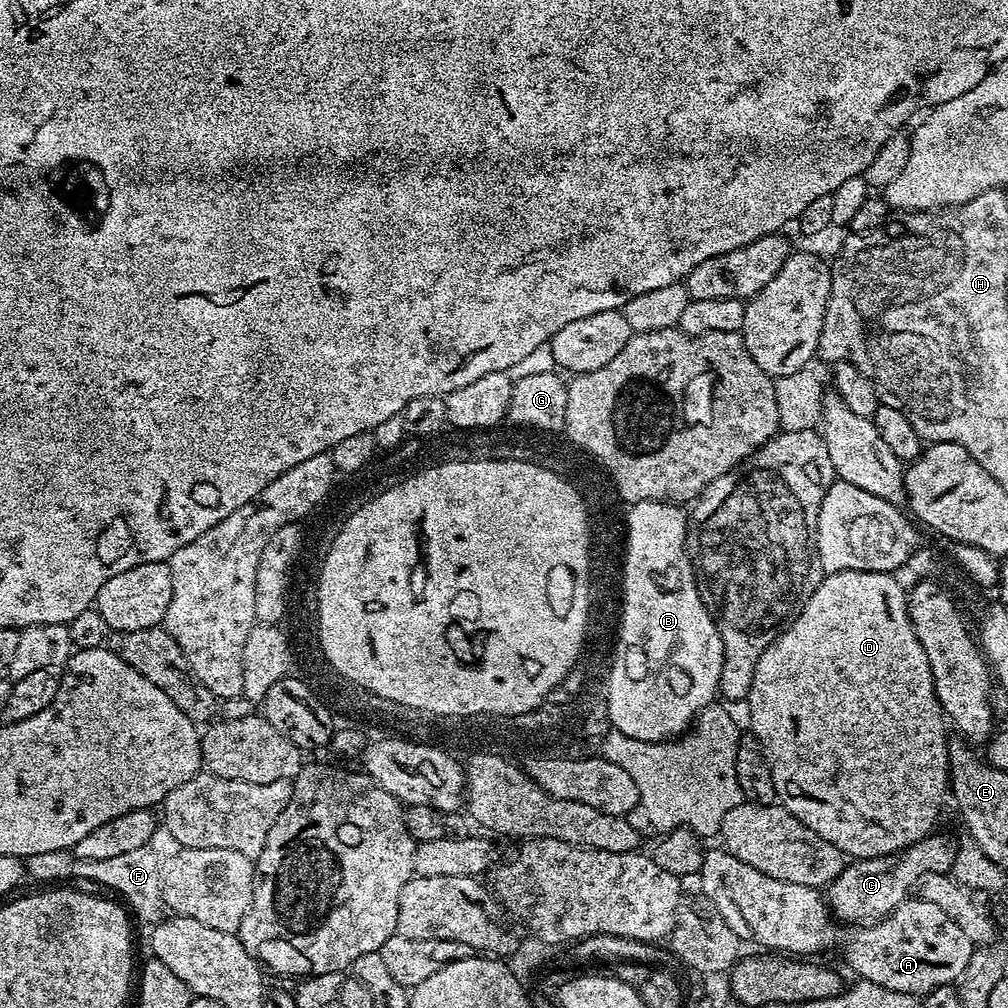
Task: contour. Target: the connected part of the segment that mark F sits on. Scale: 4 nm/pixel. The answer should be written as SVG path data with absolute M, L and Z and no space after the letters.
M157 827L154 834L150 834L150 840L146 842L146 846L138 846L138 850L129 850L126 854L118 854L115 858L105 858L103 862L86 862L80 860L77 856L73 856L71 851L50 850L46 854L34 854L24 860L24 870L29 877L32 876L36 880L56 880L52 882L72 882L76 880L89 880L92 884L101 884L109 893L115 894L130 909L131 915L136 916L142 923L147 926L155 926L165 919L166 909L164 907L164 899L162 898L162 874L166 870L166 862L170 862L170 858L174 858L174 854L178 854L181 850L179 842L174 838L174 834L170 834L170 830L164 827Z

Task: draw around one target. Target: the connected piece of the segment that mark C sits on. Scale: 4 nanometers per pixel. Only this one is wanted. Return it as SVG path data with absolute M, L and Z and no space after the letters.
M933 834L905 848L895 856L879 856L869 860L853 859L845 863L842 874L826 889L831 911L848 922L871 922L889 916L897 904L917 887L926 874L951 873L957 849L944 836Z

